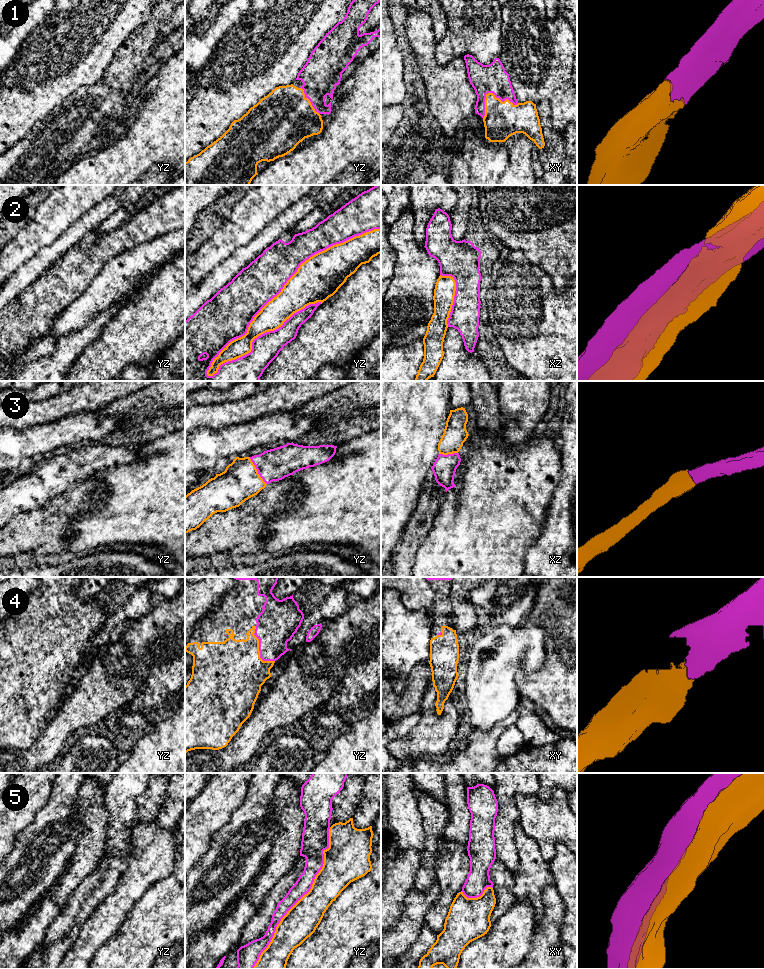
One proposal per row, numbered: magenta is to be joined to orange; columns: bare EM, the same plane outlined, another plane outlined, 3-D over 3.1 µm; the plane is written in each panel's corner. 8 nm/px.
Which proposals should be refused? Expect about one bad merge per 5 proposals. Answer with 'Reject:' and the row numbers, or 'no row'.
Reject: 2, 5

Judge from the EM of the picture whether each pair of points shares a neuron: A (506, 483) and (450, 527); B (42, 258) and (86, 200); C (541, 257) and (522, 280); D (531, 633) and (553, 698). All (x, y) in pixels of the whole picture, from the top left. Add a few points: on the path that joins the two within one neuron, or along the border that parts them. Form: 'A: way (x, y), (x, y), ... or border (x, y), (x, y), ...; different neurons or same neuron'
A: way (492, 497), (464, 525); same neuron
B: border (77, 220), (40, 249); different neurons
C: border (516, 250), (538, 265), (552, 280); different neurons
D: border (545, 642), (545, 662), (531, 672), (520, 672); different neurons

